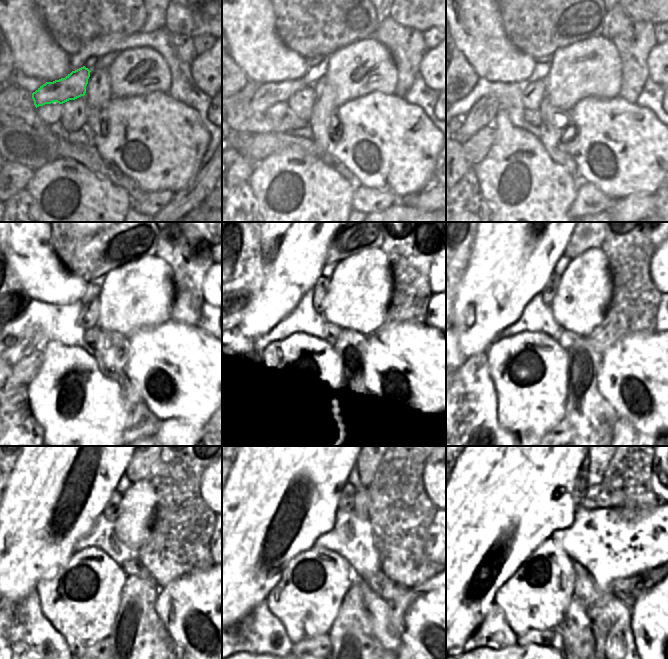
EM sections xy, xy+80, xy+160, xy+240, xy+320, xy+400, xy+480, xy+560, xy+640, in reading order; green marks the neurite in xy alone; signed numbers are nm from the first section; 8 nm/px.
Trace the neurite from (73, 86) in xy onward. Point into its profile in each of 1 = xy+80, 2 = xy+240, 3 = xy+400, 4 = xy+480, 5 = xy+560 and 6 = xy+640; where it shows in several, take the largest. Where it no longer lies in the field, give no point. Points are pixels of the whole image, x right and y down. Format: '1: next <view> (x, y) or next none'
1: next xy+80 (266, 95)
2: next xy+240 (18, 351)
3: next none
4: next none
5: next none
6: next none

